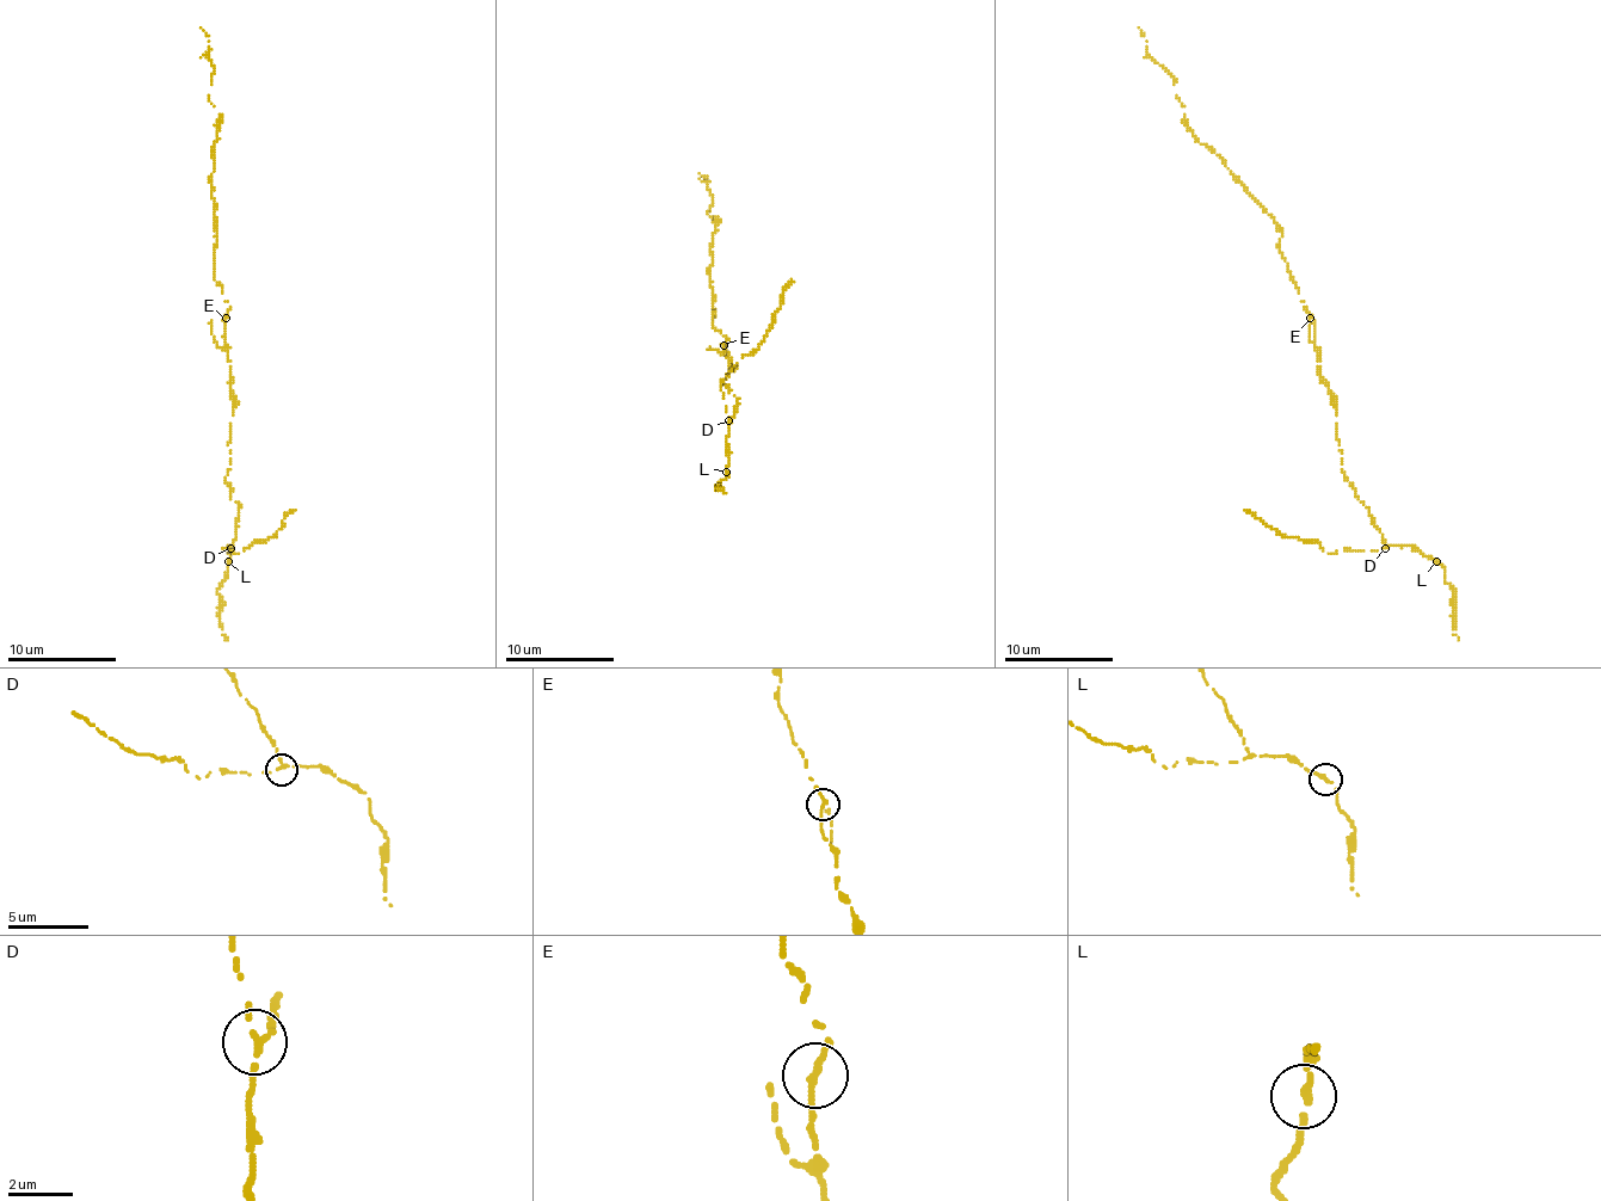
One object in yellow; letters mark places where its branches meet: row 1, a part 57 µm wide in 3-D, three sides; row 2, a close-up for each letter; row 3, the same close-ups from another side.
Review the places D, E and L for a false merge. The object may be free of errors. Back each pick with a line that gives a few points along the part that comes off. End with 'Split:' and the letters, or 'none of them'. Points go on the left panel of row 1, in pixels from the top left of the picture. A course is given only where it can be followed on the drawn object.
Split: none of them

